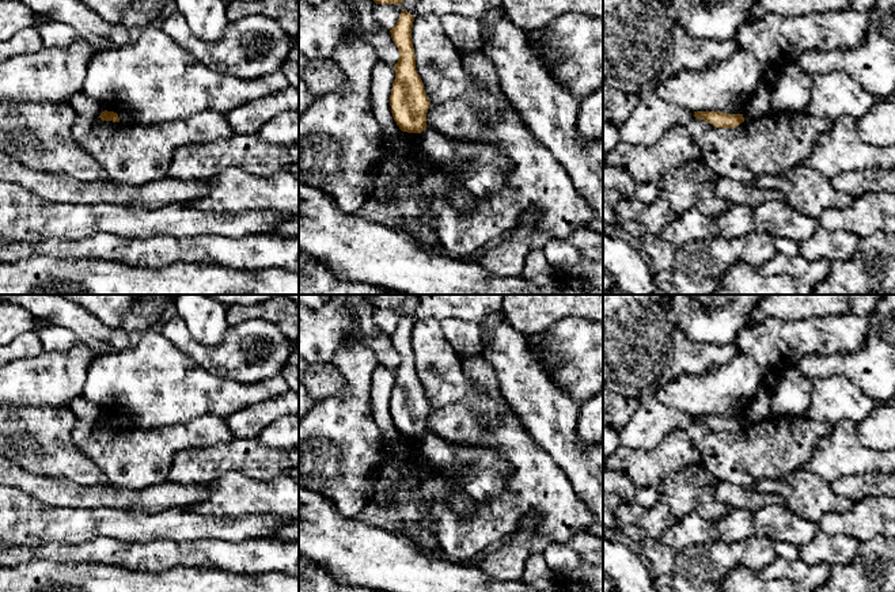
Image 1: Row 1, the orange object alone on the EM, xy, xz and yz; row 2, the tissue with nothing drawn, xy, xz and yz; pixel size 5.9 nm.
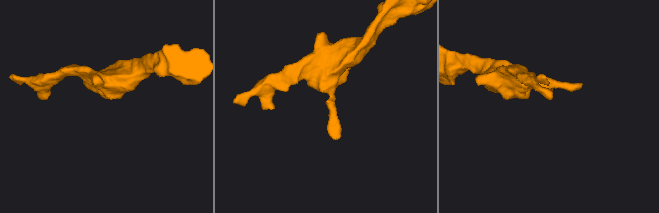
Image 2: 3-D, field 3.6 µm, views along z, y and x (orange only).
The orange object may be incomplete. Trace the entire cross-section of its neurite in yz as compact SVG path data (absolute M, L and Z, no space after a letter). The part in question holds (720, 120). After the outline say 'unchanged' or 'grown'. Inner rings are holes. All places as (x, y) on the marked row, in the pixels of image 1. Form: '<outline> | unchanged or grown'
M694 111L694 117L716 128L736 128L744 122L743 114L727 114L720 111Z | unchanged

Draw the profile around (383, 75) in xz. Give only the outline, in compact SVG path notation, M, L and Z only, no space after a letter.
M378 61L371 75L372 113L382 130L390 134L399 134L402 130L394 121L390 95L395 80L395 69L383 61Z

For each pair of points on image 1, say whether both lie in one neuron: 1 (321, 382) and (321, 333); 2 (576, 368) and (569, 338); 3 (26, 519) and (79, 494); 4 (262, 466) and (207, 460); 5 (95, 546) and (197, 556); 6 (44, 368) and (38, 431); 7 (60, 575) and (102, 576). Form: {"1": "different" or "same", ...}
{"1": "different", "2": "same", "3": "different", "4": "same", "5": "same", "6": "different", "7": "same"}

